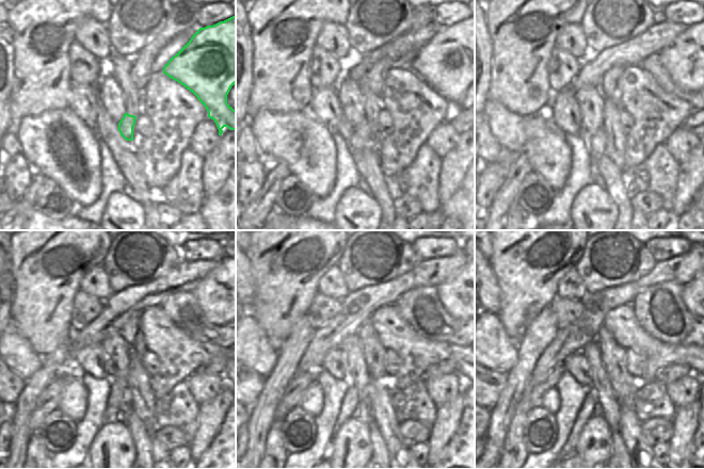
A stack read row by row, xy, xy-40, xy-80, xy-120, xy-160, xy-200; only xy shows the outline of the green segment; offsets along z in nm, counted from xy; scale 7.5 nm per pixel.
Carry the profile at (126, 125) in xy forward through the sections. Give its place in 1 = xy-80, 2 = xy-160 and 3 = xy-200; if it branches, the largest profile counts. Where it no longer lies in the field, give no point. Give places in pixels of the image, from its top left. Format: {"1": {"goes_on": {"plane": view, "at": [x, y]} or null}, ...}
{"1": {"goes_on": {"plane": "xy-80", "at": [595, 143]}}, "2": {"goes_on": {"plane": "xy-160", "at": [351, 400]}}, "3": {"goes_on": {"plane": "xy-200", "at": [587, 410]}}}

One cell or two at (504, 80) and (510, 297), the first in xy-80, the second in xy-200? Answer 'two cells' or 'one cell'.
one cell

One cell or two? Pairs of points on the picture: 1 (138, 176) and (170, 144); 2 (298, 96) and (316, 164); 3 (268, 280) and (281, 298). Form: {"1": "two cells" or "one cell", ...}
{"1": "two cells", "2": "two cells", "3": "one cell"}

